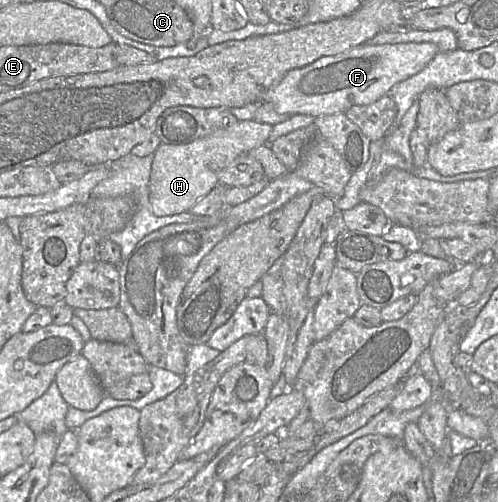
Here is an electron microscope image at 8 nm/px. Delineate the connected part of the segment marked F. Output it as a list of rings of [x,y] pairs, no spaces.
[[[408,42],[397,44],[361,44],[341,54],[324,56],[313,63],[292,69],[272,88],[262,101],[270,102],[279,114],[321,115],[345,113],[357,105],[368,105],[384,95],[392,87],[420,72],[439,52],[432,42]]]

